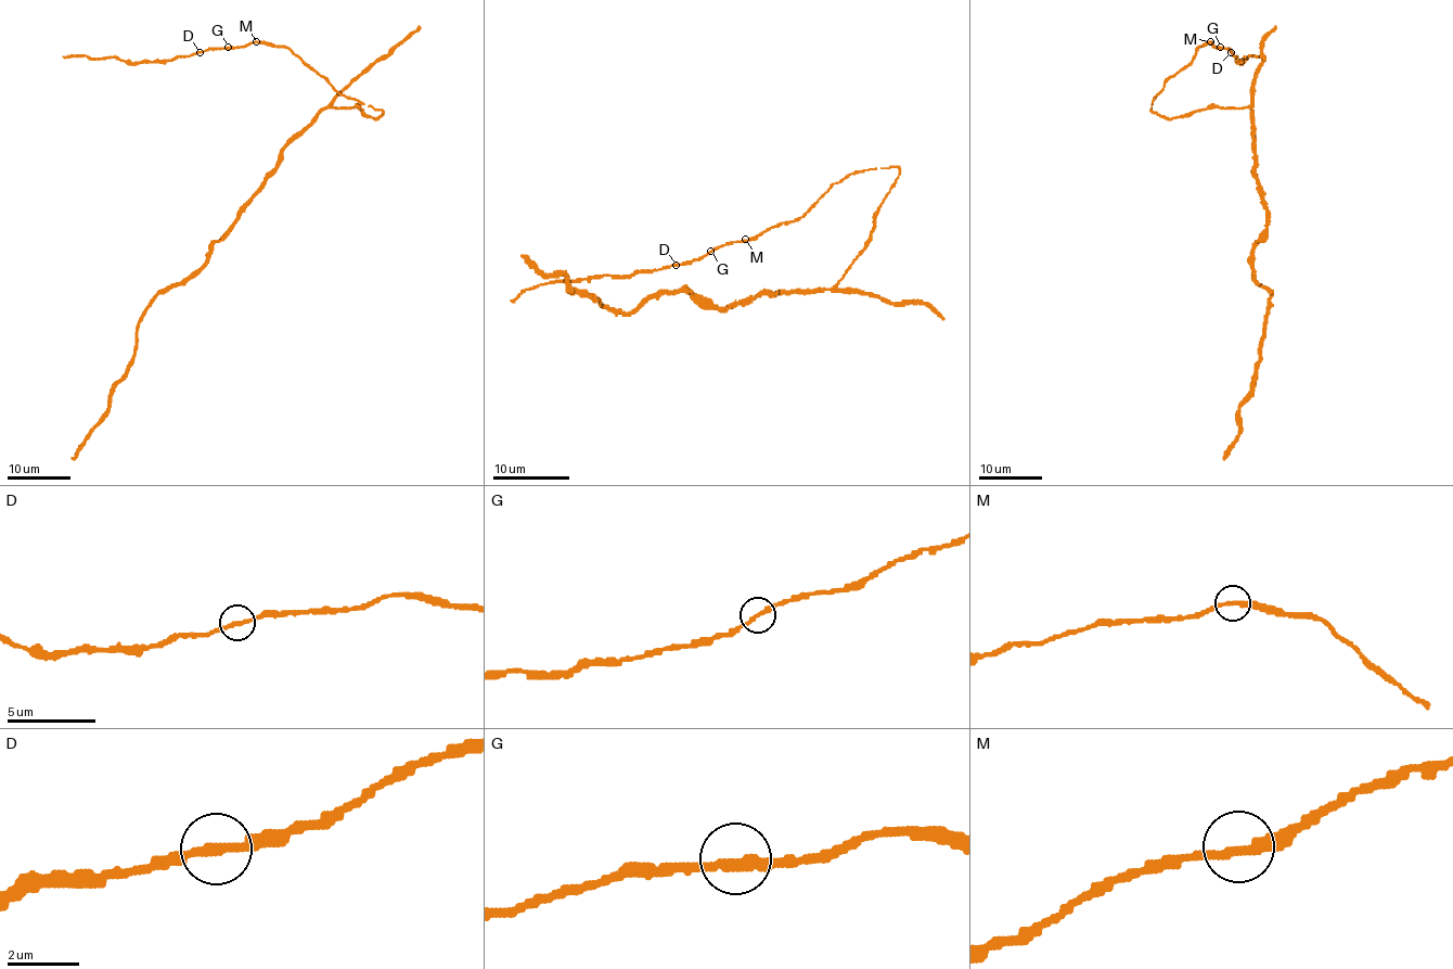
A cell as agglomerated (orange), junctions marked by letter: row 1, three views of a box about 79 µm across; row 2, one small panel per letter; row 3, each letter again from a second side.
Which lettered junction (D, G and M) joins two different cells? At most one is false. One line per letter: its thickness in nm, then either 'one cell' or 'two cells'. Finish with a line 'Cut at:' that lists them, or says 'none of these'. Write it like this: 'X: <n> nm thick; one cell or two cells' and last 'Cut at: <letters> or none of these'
D: 240 nm thick; one cell
G: 280 nm thick; one cell
M: 280 nm thick; one cell
Cut at: none of these

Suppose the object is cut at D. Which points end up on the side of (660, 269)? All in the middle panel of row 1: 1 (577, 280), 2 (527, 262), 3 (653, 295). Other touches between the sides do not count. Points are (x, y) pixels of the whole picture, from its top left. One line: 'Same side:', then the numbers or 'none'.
Same side: 1

